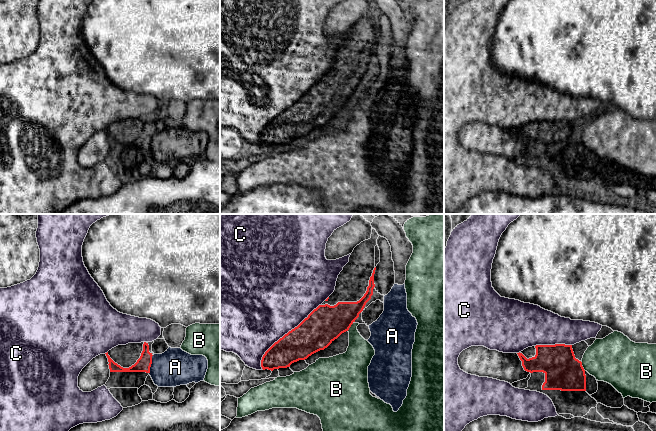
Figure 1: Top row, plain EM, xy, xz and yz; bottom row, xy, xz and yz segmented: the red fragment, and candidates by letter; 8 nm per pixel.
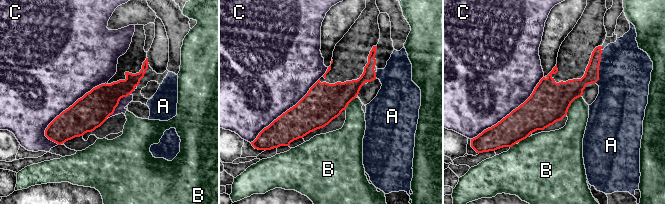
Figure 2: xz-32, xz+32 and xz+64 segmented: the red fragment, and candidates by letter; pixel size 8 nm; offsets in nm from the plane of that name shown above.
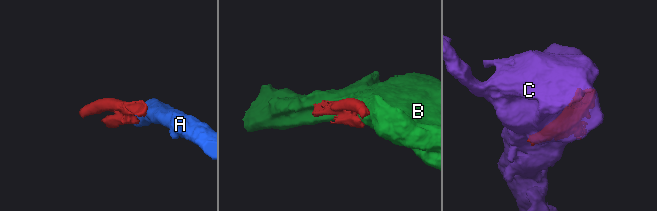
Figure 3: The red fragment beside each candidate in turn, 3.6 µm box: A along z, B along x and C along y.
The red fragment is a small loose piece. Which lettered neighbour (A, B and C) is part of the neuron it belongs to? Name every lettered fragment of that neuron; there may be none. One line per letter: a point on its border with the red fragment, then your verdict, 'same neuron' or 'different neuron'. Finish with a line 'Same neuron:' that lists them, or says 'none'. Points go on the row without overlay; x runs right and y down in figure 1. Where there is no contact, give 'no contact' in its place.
A: contact xy (151, 139); different neuron
B: contact yz (582, 142); different neuron
C: contact xz (285, 110); different neuron
Same neuron: none

